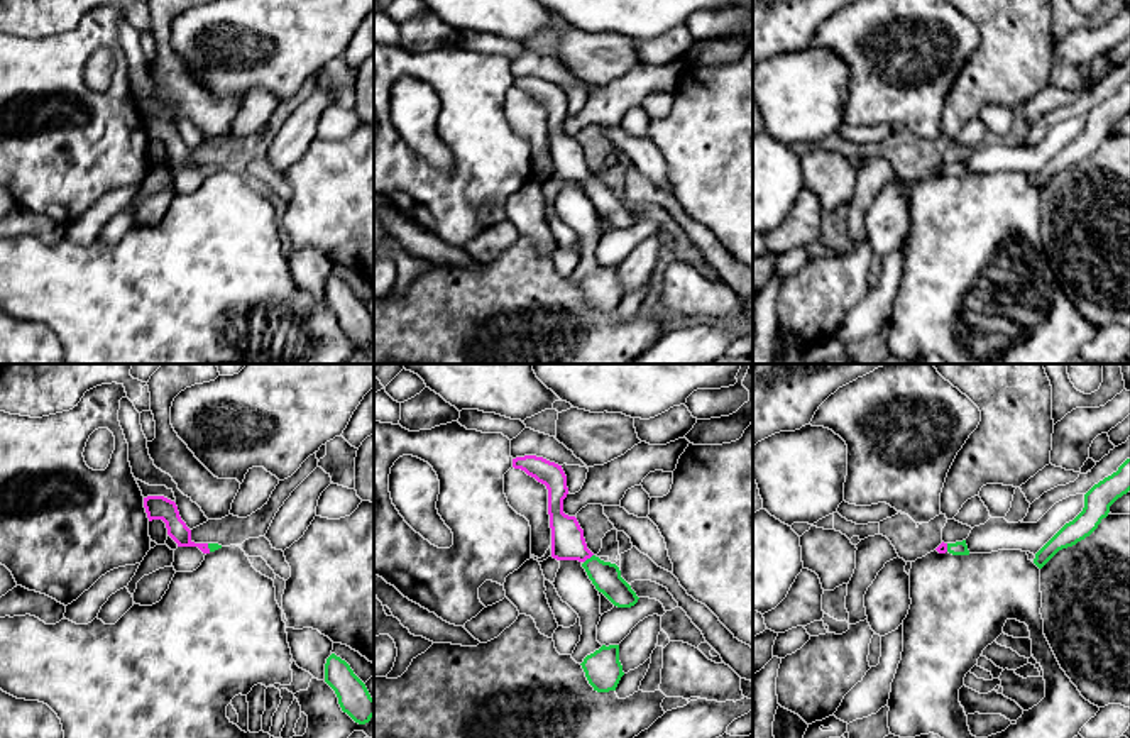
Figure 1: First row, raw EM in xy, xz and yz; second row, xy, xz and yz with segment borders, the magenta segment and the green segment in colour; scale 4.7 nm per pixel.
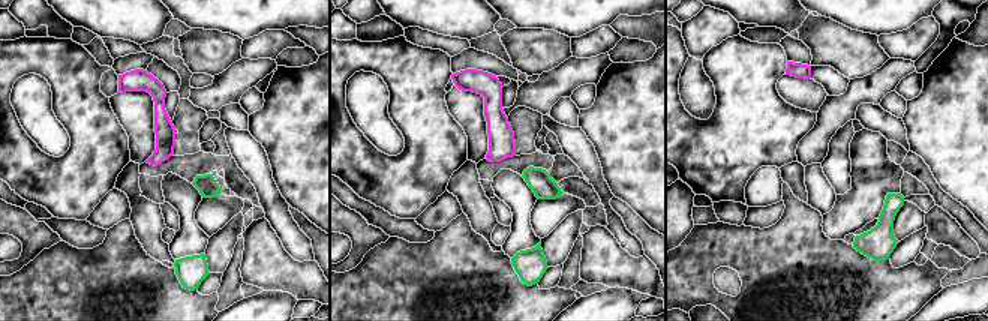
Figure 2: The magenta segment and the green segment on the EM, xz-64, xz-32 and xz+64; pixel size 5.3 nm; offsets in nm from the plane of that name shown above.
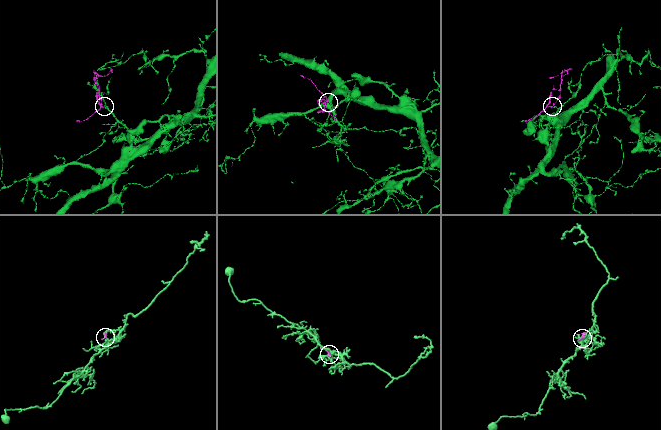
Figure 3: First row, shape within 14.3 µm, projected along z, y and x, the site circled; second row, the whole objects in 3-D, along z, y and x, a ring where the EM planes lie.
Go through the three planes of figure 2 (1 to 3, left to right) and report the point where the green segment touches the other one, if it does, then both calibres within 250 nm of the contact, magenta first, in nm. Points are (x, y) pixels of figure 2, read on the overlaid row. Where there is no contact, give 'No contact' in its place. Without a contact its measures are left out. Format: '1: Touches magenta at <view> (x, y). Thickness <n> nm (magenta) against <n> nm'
1: No contact
2: No contact
3: No contact

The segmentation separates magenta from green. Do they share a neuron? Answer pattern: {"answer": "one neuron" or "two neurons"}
{"answer": "one neuron"}

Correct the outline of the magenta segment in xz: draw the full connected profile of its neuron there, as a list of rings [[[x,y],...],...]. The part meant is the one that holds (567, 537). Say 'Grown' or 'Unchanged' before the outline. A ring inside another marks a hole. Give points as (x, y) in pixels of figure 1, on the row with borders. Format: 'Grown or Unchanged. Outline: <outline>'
Grown. Outline: [[[524,455],[513,459],[513,467],[524,471],[548,489],[551,557],[557,560],[579,560],[595,589],[614,606],[634,606],[639,598],[621,577],[619,567],[595,557],[587,548],[584,530],[580,528],[577,518],[563,513],[563,499],[568,494],[568,487],[562,465],[543,457]]]

